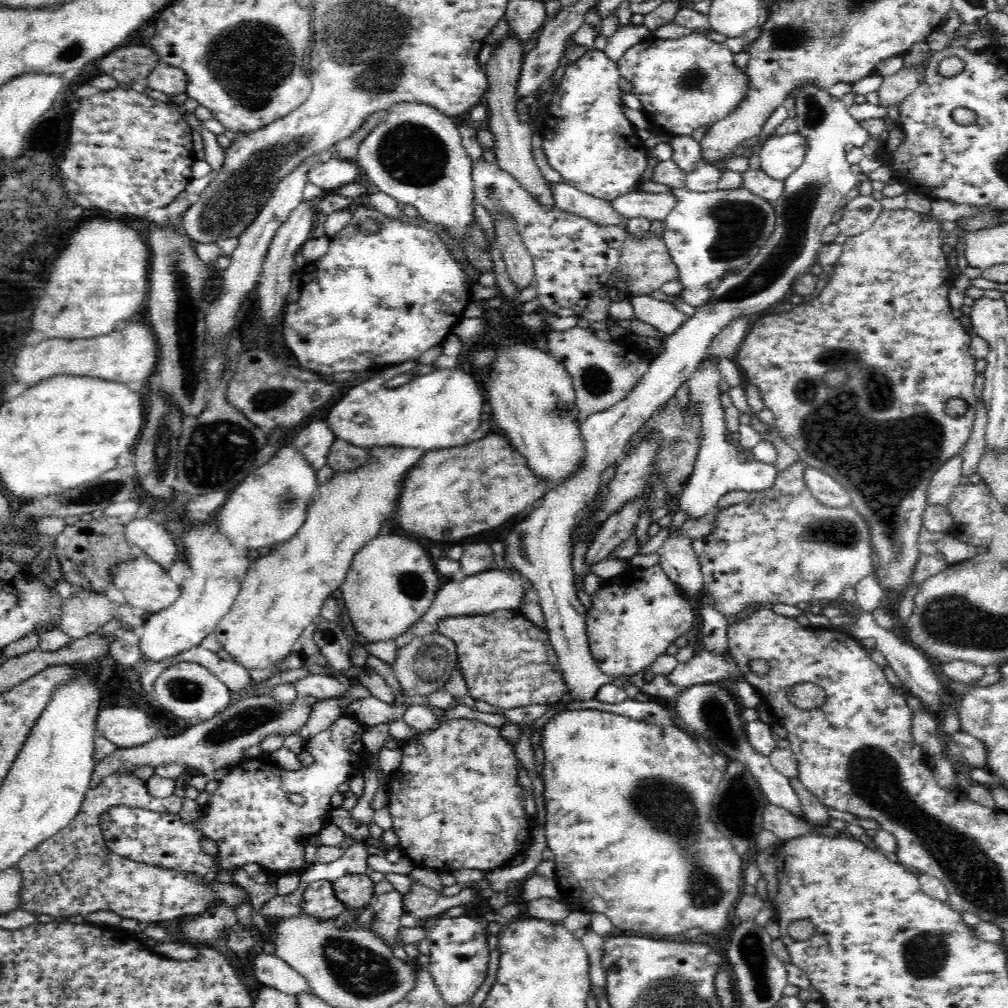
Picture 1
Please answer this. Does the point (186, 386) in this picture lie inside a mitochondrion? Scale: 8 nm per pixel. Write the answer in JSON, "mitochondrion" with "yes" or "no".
{"mitochondrion":"yes"}

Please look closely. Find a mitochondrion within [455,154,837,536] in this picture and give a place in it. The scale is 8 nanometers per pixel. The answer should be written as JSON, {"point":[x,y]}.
{"point":[797,211]}

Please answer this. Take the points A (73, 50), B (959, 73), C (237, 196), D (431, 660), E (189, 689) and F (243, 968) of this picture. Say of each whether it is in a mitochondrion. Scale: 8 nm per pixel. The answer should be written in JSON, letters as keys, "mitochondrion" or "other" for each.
{"A":"mitochondrion","B":"other","C":"mitochondrion","D":"mitochondrion","E":"mitochondrion","F":"other"}

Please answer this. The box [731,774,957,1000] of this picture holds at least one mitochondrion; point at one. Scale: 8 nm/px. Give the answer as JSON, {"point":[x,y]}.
{"point":[925,955]}

